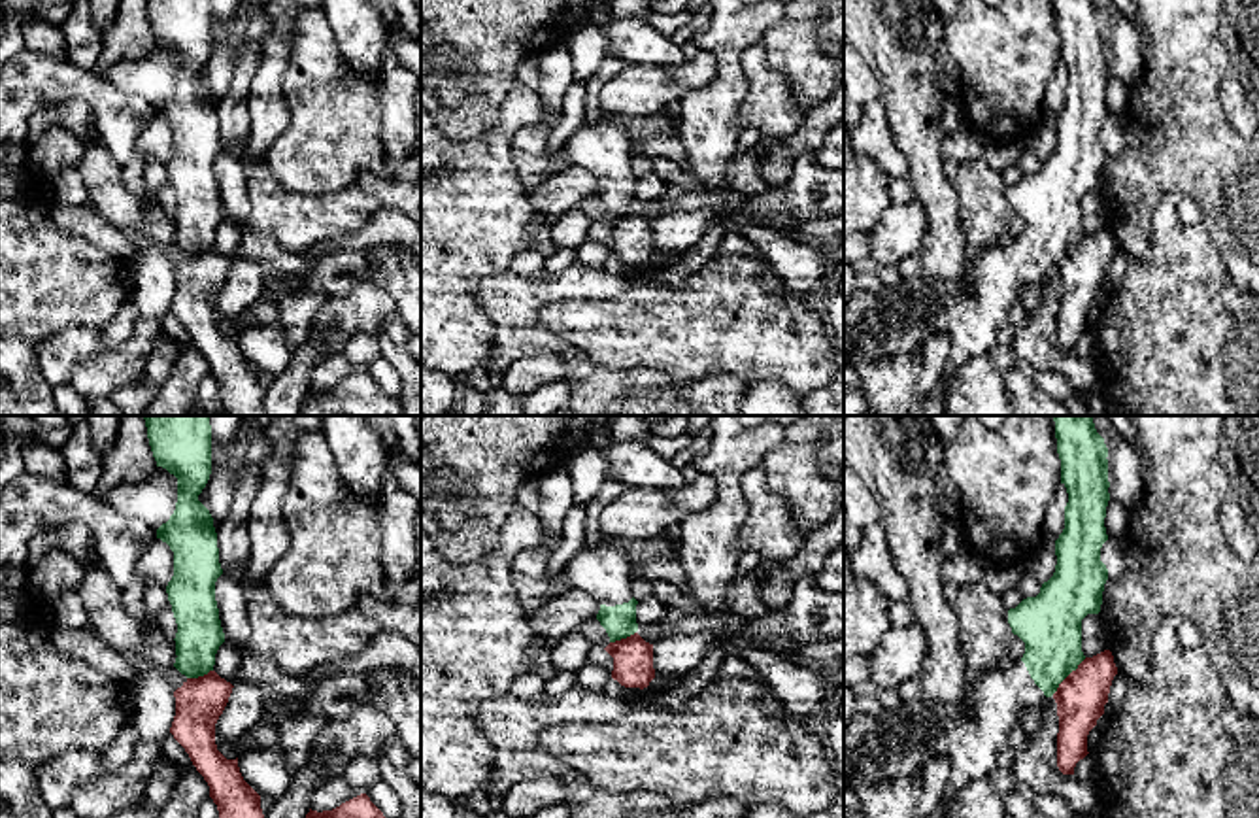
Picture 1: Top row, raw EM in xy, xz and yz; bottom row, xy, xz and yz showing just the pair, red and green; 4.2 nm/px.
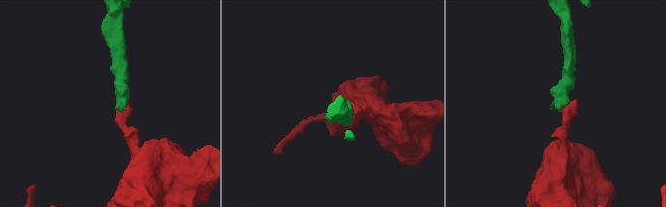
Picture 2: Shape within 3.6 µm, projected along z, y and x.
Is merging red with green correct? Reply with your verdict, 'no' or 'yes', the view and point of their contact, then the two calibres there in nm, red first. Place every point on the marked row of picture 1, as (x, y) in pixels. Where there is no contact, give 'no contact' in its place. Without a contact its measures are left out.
no; contact yz (1067, 677); calibres 220 and 280 nm

